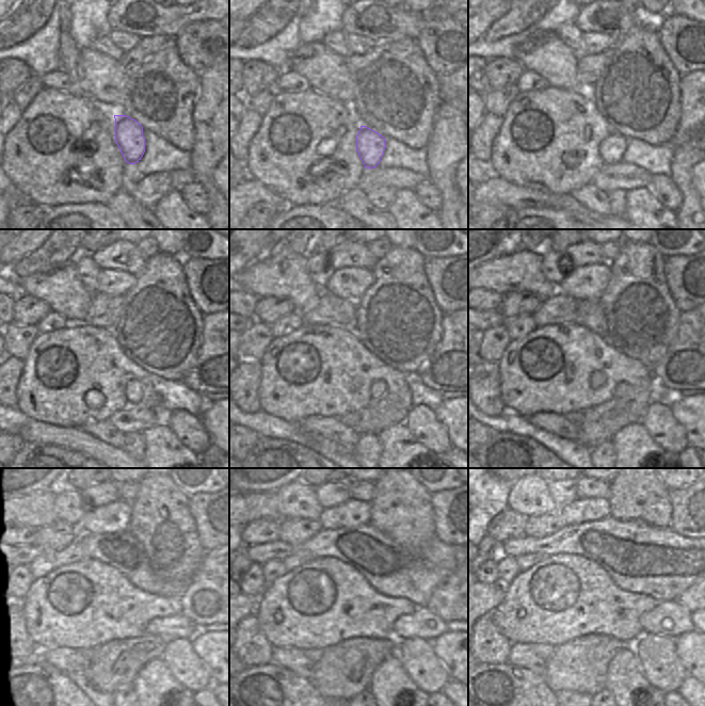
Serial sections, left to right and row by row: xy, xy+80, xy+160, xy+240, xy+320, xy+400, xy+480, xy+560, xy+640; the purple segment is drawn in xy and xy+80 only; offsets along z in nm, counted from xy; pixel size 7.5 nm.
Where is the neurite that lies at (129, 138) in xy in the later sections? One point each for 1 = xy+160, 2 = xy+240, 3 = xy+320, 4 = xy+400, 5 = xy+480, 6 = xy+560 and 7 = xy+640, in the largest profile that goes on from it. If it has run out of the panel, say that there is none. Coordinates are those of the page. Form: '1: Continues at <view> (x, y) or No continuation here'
1: Continues at xy+160 (611, 149)
2: Continues at xy+240 (135, 390)
3: Continues at xy+320 (378, 389)
4: Continues at xy+400 (622, 388)
5: Continues at xy+480 (175, 626)
6: Continues at xy+560 (421, 623)
7: Continues at xy+640 (670, 619).

